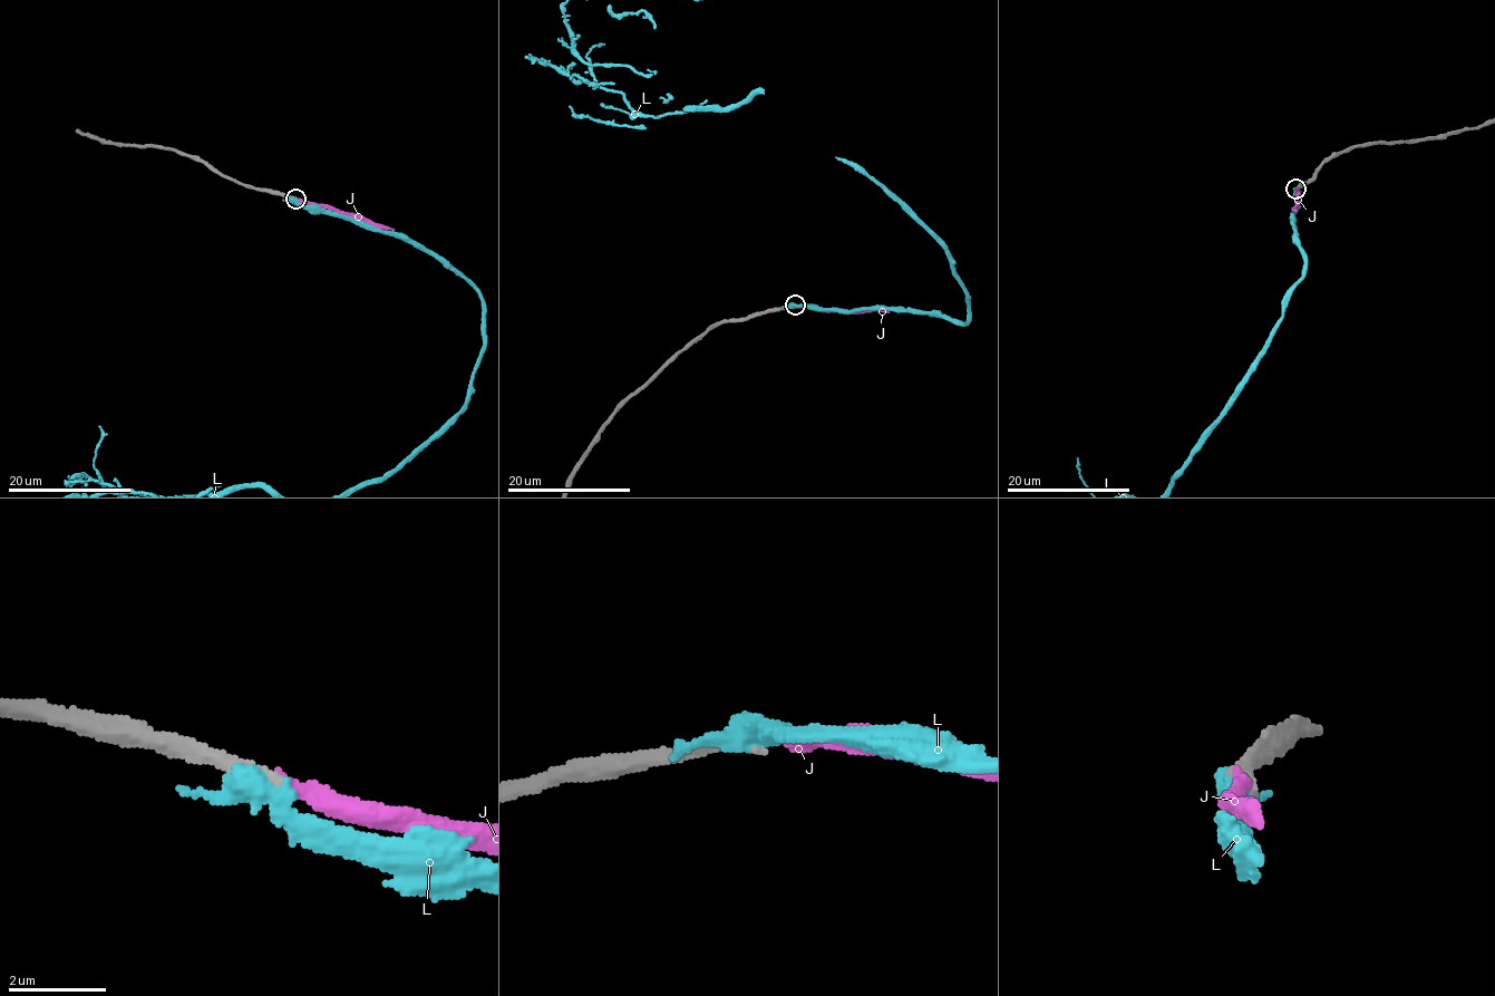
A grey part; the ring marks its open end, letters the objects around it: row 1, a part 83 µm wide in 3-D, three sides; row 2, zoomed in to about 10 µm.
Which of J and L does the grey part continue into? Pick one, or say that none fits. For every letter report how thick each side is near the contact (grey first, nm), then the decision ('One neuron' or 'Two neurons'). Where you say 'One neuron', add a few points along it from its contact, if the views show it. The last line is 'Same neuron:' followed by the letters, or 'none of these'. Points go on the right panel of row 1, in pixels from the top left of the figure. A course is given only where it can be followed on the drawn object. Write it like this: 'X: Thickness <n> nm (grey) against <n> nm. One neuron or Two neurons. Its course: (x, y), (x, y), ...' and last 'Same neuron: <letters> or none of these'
J: Thickness 320 nm (grey) against 280 nm. Two neurons
L: Thickness 400 nm (grey) against 480 nm. Two neurons
Same neuron: none of these

